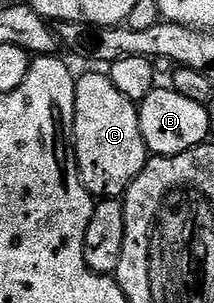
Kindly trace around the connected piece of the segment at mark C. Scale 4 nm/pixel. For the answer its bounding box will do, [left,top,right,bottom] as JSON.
[70,73,150,200]

